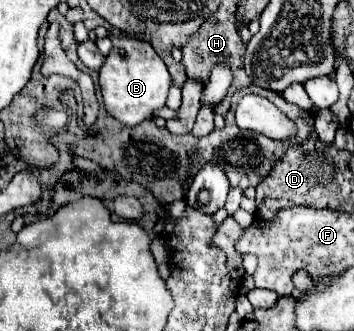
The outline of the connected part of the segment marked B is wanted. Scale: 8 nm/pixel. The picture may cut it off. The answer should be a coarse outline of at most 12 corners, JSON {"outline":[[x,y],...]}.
{"outline":[[115,38],[99,70],[125,126],[165,106],[171,76],[149,42]]}

